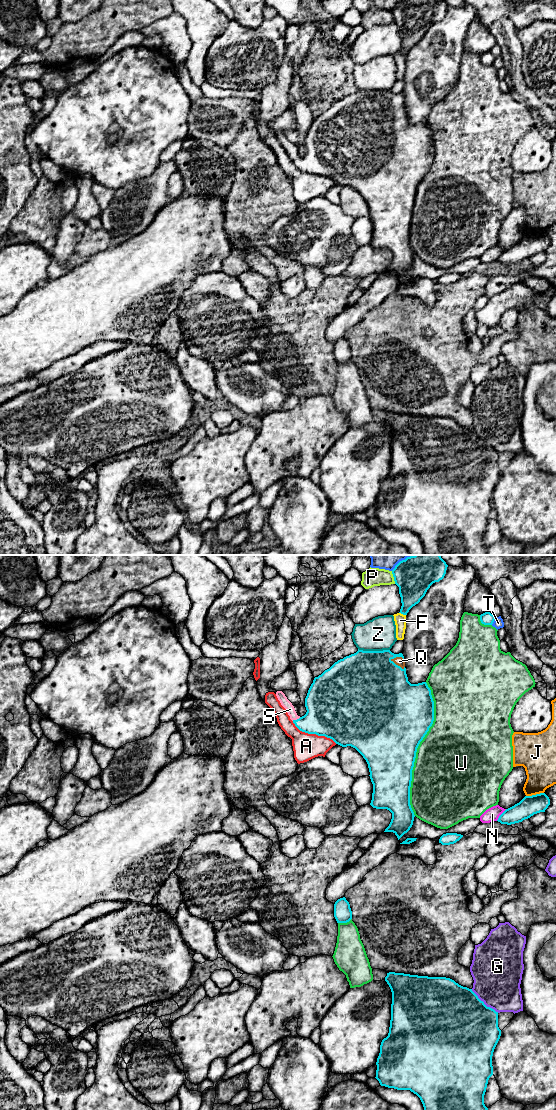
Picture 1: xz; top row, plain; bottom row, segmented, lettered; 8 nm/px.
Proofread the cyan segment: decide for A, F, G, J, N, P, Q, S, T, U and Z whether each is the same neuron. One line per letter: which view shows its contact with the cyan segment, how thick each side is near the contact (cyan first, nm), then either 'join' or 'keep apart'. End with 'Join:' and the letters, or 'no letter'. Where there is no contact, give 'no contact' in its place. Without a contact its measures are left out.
A: meets cyan in xz; 460 nm thick on the cyan side, 220 nm on the other; keep apart
F: meets cyan in xz; 240 nm thick on the cyan side, 100 nm on the other; keep apart
G: meets cyan in xz; 500 nm thick on the cyan side, 380 nm on the other; keep apart
J: meets cyan in xz; 160 nm thick on the cyan side, 260 nm on the other; keep apart
N: meets cyan in xz; 160 nm thick on the cyan side, 120 nm on the other; keep apart
P: meets cyan in xz; 300 nm thick on the cyan side, 150 nm on the other; keep apart
Q: meets cyan in xz; 500 nm thick on the cyan side, 70 nm on the other; join
S: meets cyan in xz; 340 nm thick on the cyan side, 70 nm on the other; join
T: meets cyan in xz; 100 nm thick on the cyan side, 90 nm on the other; keep apart
U: meets cyan in xz; 500 nm thick on the cyan side, 480 nm on the other; keep apart
Z: meets cyan in xz; 500 nm thick on the cyan side, 260 nm on the other; keep apart
Join: Q, S

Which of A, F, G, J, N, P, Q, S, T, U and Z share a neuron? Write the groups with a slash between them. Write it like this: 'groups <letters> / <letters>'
groups A / F T / G / J / N / P / Q S / U / Z

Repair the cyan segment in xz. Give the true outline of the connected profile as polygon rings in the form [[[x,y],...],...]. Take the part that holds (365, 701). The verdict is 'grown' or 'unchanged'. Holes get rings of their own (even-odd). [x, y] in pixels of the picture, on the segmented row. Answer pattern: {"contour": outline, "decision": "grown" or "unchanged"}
{"contour": [[[358,649],[356,653],[338,660],[314,678],[305,698],[307,712],[302,717],[297,715],[294,706],[282,691],[277,691],[276,696],[300,731],[325,736],[342,747],[351,746],[363,756],[373,784],[370,805],[376,809],[387,809],[392,813],[391,822],[384,832],[393,832],[398,840],[407,833],[415,817],[410,805],[412,770],[417,748],[434,721],[434,701],[426,682],[411,684],[408,681],[403,654],[394,654],[390,650]]], "decision": "grown"}

